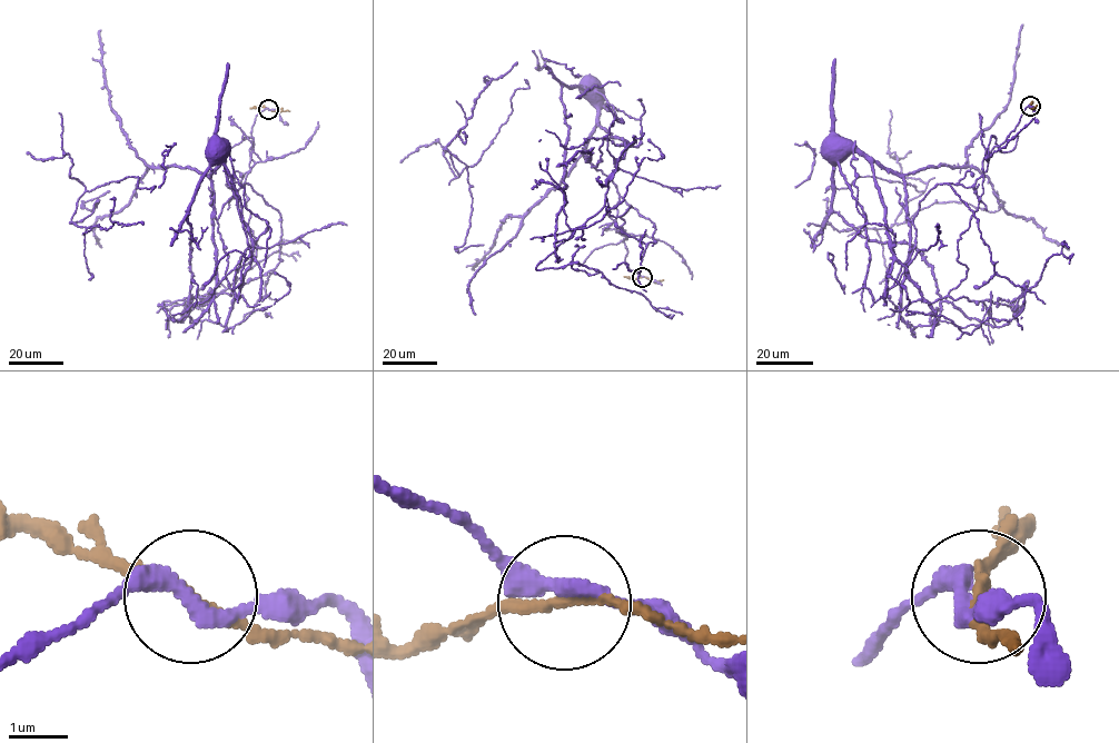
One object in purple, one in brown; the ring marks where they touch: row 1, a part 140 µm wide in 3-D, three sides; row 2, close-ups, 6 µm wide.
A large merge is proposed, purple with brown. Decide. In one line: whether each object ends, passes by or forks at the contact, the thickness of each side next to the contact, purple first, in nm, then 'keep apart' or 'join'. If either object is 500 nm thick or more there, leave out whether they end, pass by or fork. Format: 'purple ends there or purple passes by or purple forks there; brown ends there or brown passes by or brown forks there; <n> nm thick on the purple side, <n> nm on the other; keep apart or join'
purple passes by; brown passes by; 280 nm thick on the purple side, 170 nm on the other; keep apart

